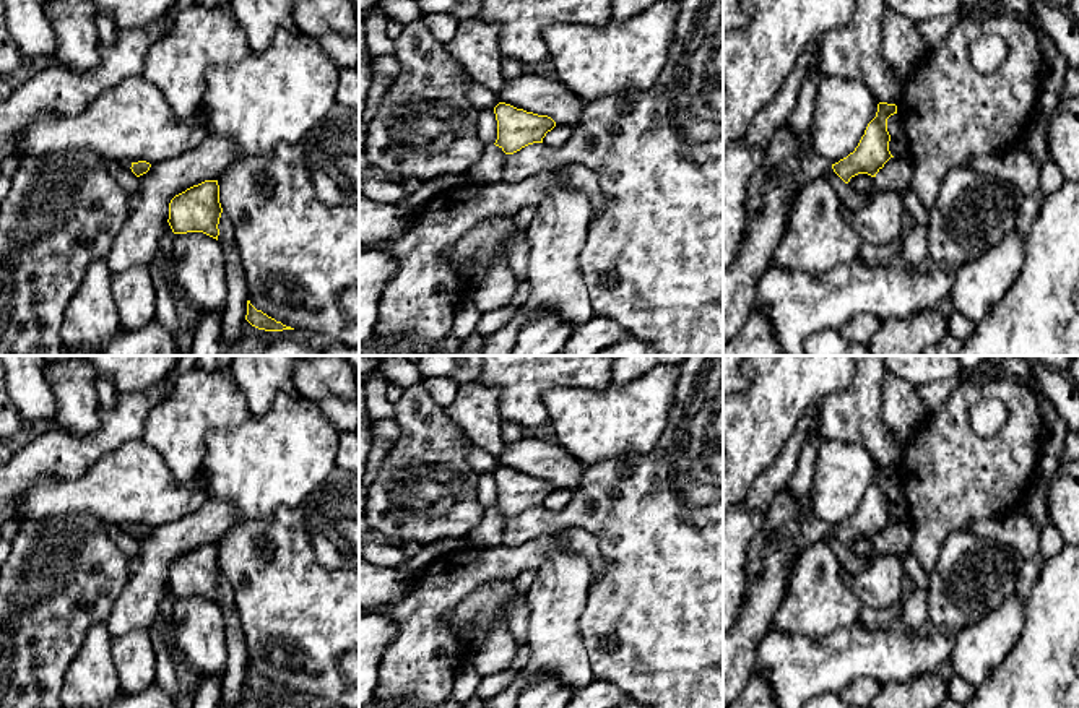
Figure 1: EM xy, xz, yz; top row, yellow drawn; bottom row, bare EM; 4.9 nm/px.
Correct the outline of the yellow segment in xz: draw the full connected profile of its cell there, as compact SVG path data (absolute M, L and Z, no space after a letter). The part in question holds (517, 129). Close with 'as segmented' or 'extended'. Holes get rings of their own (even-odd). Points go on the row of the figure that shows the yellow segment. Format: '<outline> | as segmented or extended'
M499 102L494 114L497 120L494 145L505 154L514 154L533 143L543 143L546 133L556 127L556 122L548 115L526 112L505 102Z | as segmented

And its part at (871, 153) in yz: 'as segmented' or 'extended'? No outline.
as segmented

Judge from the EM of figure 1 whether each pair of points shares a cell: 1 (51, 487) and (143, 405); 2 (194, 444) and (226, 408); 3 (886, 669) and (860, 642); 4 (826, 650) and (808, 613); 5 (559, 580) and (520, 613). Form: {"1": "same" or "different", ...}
{"1": "different", "2": "same", "3": "same", "4": "different", "5": "different"}

